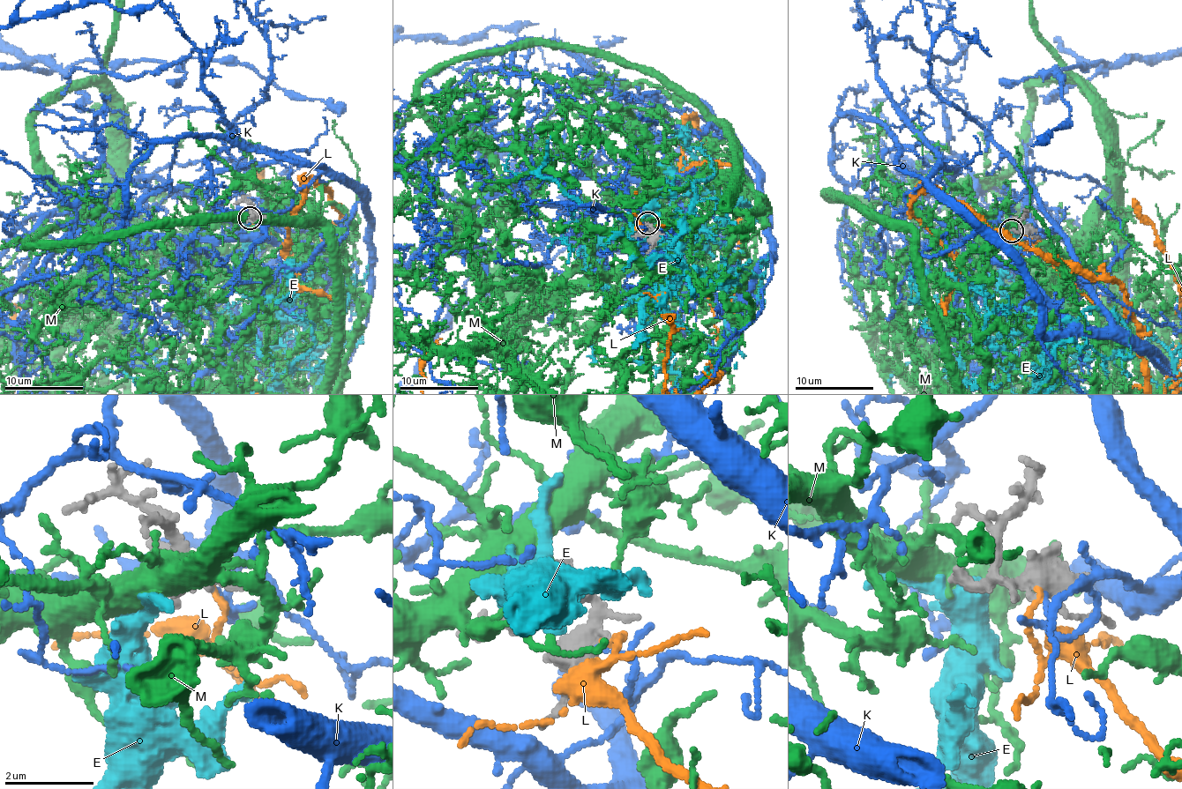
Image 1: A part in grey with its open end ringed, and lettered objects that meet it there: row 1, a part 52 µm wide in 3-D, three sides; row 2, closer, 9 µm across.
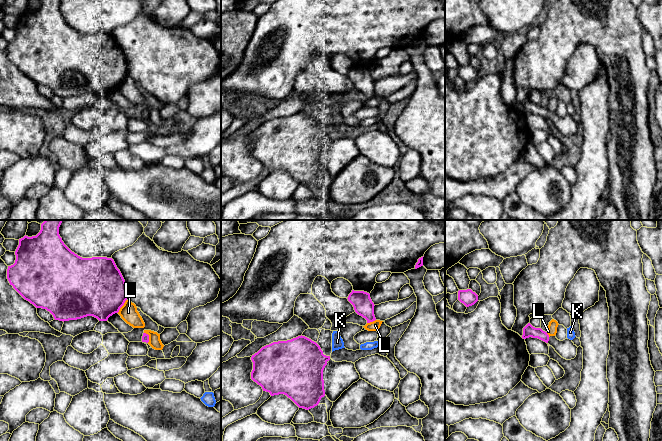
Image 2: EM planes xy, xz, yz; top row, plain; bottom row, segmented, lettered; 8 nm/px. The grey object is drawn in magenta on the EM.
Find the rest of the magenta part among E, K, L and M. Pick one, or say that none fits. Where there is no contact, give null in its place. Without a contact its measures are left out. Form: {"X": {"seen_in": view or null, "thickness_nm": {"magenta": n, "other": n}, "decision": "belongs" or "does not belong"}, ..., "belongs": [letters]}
{"E": {"seen_in": null, "decision": "does not belong"}, "K": {"seen_in": null, "decision": "does not belong"}, "L": {"seen_in": "xy", "thickness_nm": {"magenta": 460, "other": 140}, "decision": "does not belong"}, "M": {"seen_in": null, "decision": "belongs"}, "belongs": ["M"]}

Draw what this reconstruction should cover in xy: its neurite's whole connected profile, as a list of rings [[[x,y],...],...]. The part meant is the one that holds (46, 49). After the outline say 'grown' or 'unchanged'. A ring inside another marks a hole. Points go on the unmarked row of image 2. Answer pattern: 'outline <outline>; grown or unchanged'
outline [[[41,0],[36,12],[19,15],[16,36],[7,45],[10,61],[36,84],[49,87],[55,96],[77,96],[93,92],[107,97],[127,76],[125,56],[114,36],[107,33],[82,34],[72,28],[59,11],[61,0]]]; unchanged

